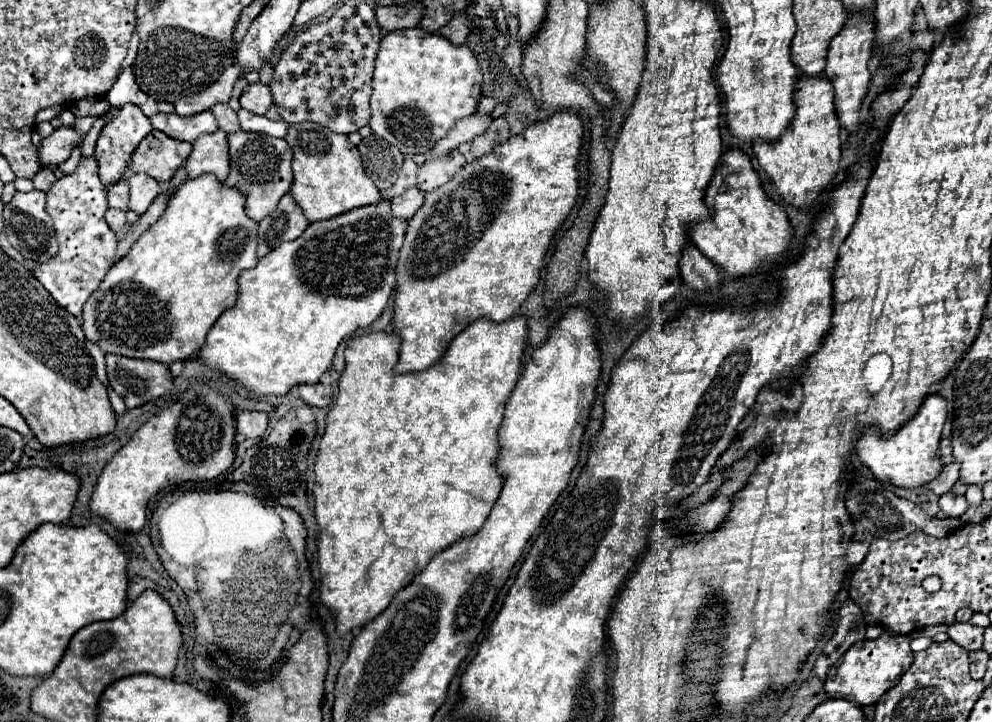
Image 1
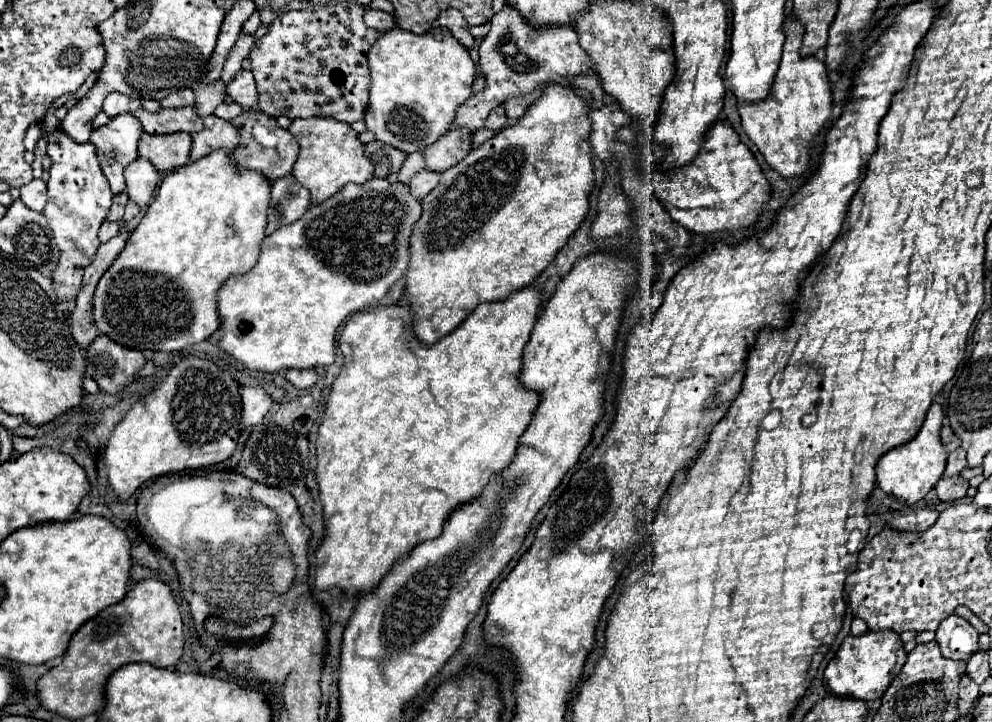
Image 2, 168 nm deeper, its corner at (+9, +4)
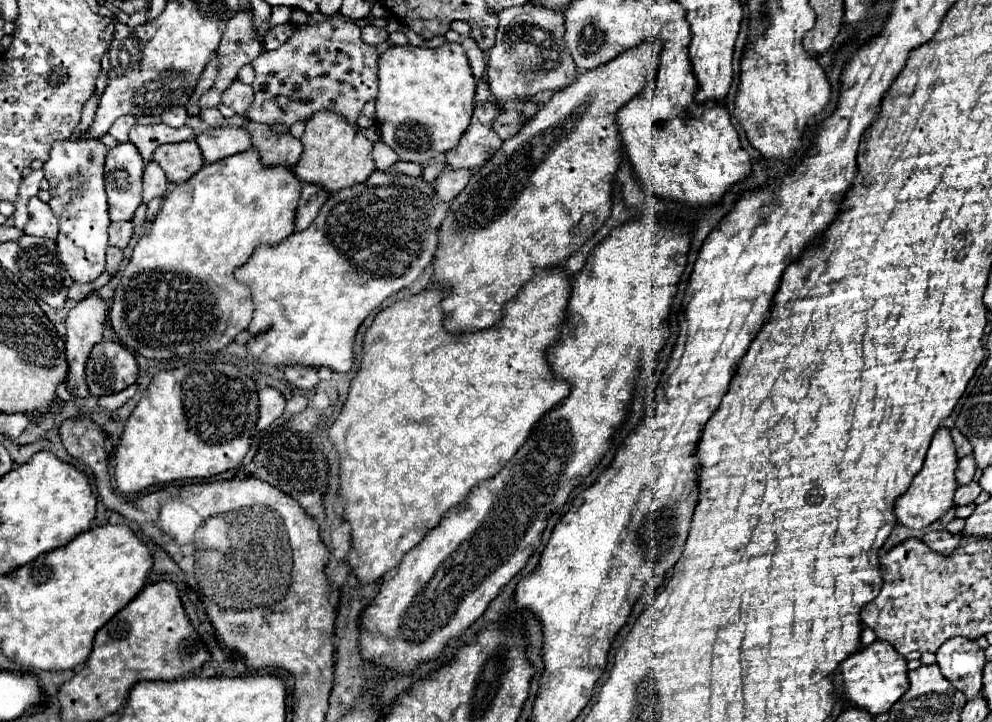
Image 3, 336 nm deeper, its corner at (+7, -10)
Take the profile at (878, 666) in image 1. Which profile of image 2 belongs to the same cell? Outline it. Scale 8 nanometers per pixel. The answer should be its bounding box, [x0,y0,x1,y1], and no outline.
[824,630,906,702]

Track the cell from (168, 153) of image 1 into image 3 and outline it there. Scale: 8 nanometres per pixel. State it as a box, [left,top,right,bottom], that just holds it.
[154,140,204,184]

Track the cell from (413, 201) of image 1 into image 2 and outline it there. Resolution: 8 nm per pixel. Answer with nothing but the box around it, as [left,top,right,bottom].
[406,170,440,200]

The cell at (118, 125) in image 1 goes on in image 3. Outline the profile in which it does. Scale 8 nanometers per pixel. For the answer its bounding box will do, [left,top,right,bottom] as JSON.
[104,142,142,222]

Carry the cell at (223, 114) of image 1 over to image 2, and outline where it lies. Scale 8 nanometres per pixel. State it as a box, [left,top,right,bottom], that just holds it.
[196,80,226,118]

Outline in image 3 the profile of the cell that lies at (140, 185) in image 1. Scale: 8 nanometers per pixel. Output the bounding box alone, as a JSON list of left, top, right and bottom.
[142,162,168,204]

